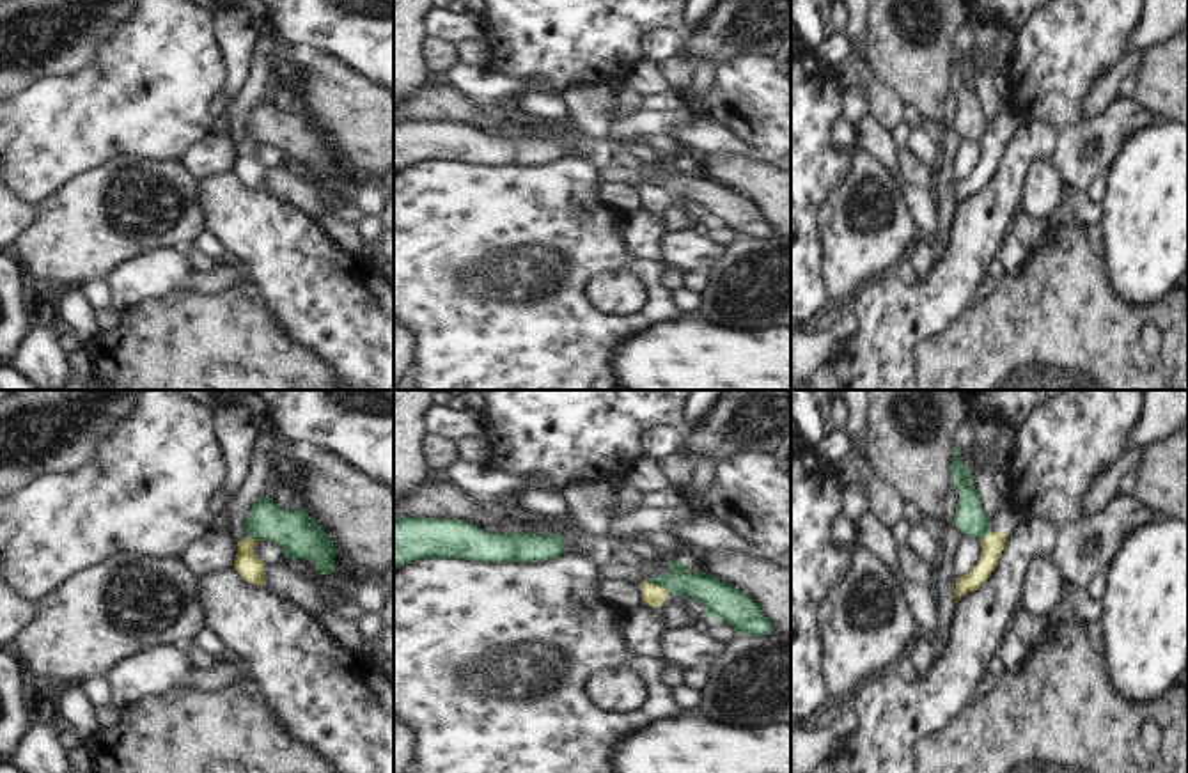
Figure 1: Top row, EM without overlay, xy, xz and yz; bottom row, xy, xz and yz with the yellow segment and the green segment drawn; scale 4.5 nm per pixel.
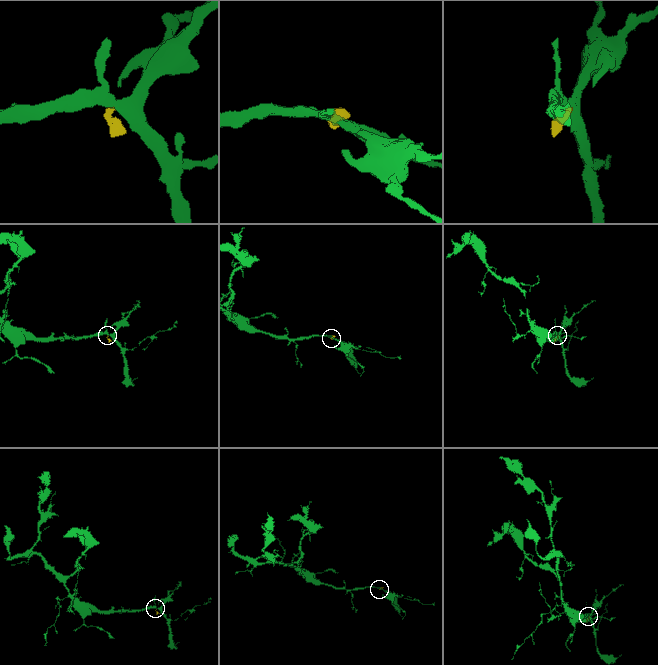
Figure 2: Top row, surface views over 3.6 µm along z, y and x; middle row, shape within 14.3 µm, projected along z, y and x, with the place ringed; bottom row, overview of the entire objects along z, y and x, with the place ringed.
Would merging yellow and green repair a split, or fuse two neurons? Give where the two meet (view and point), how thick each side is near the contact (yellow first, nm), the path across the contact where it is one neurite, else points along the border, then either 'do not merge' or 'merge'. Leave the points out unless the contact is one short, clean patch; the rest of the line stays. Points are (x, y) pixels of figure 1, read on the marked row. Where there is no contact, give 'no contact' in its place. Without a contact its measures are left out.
xz (660, 587) | 100/140 nm | along xz (648, 580), (671, 591) | do not merge

